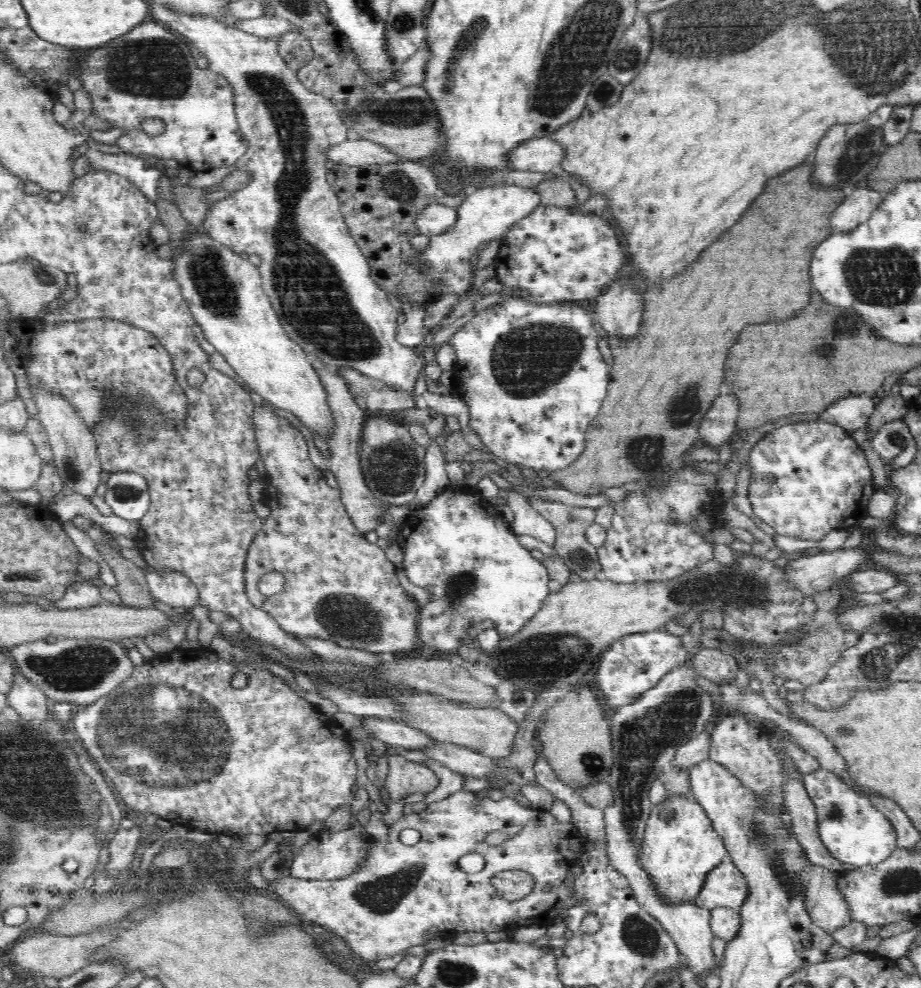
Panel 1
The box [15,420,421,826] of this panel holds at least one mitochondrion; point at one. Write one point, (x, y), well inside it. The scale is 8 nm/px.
(179, 729)

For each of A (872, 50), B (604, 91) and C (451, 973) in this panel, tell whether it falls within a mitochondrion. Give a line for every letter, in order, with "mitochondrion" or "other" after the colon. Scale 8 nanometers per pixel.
A: mitochondrion
B: mitochondrion
C: mitochondrion

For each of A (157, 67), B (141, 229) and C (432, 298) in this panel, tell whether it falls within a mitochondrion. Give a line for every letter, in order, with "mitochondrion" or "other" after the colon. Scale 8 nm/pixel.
A: mitochondrion
B: other
C: other

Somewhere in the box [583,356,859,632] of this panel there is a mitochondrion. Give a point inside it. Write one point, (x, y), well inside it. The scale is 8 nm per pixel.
(736, 586)

